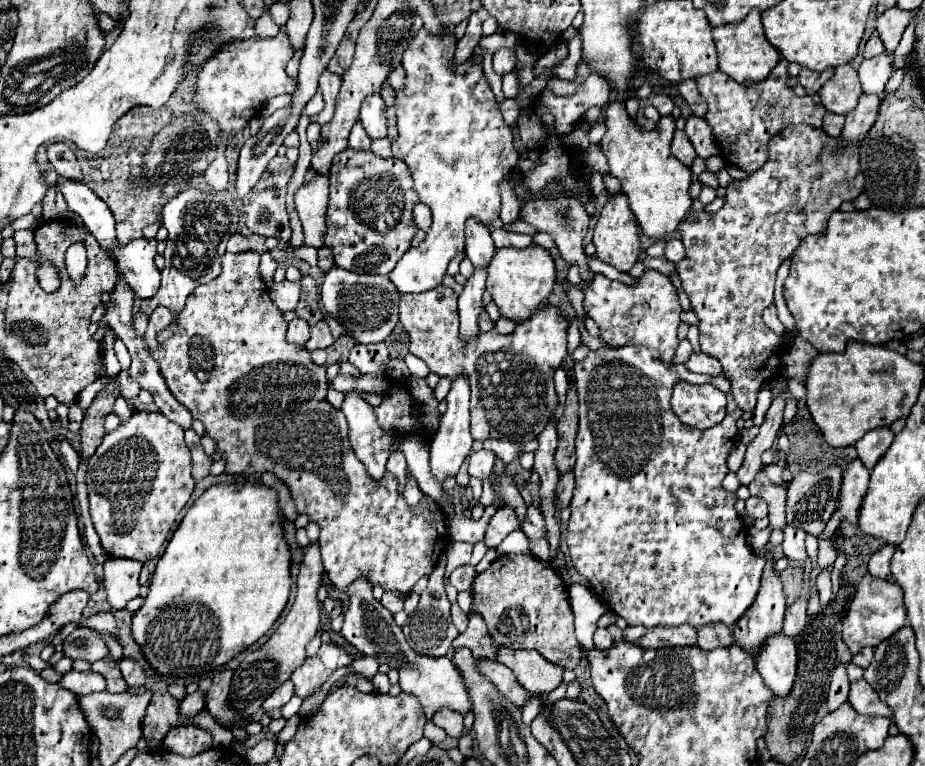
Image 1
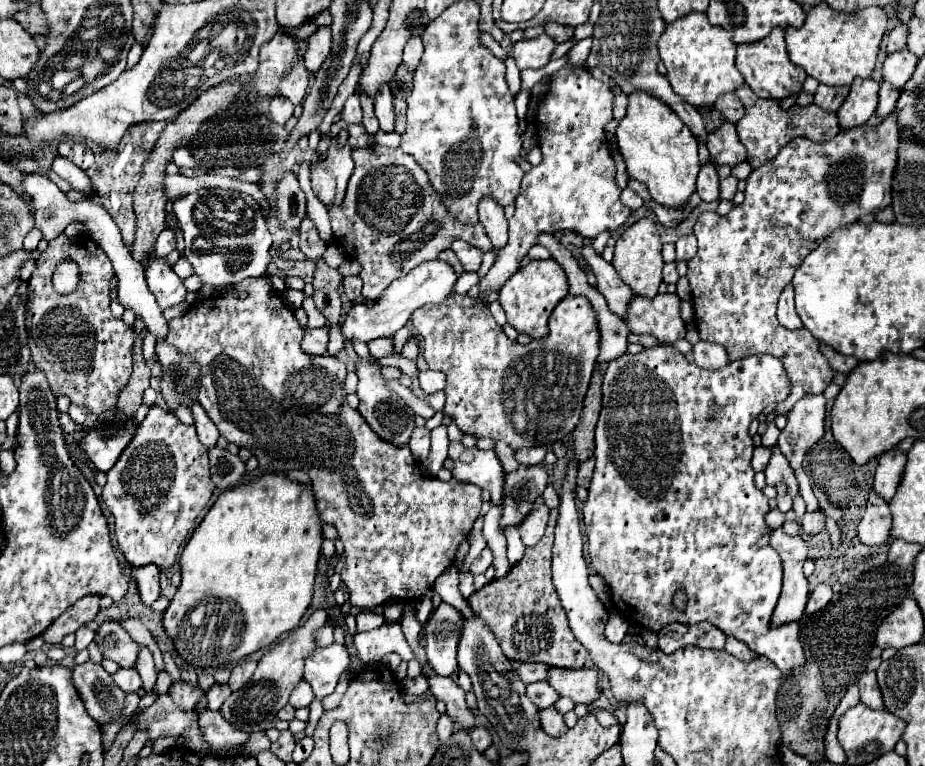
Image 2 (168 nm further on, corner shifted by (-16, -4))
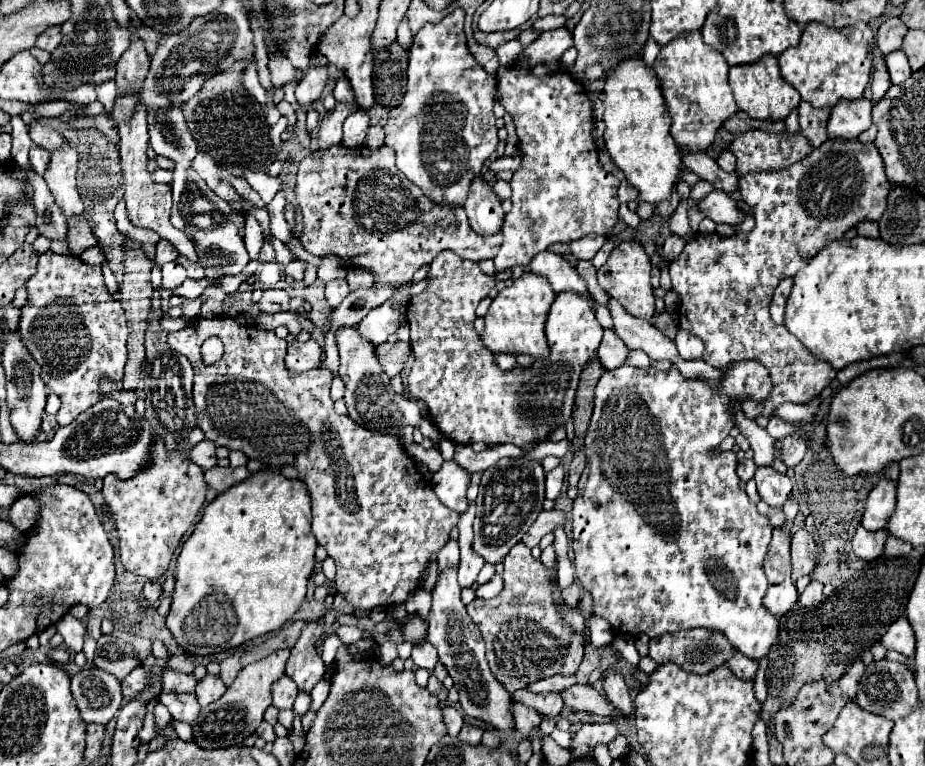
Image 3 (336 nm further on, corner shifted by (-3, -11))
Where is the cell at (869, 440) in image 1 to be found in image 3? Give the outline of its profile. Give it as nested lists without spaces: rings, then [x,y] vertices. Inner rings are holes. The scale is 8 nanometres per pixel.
[[[881,479],[881,483],[871,489],[871,493],[867,495],[865,501],[865,515],[863,515],[863,527],[871,533],[875,531],[885,531],[887,529],[887,521],[891,517],[891,513],[895,511],[895,483]]]

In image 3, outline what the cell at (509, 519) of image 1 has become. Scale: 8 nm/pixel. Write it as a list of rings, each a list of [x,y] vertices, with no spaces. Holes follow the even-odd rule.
[[[557,509],[543,511],[543,513],[539,513],[537,521],[531,525],[531,529],[527,531],[527,535],[523,537],[523,543],[531,549],[531,547],[539,545],[539,541],[543,539],[543,535],[555,531],[557,527],[565,527],[565,523],[567,523],[567,515],[563,511],[557,511]]]

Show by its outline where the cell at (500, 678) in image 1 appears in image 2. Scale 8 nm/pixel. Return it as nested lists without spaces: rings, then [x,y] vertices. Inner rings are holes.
[[[532,682],[526,686],[526,696],[540,708],[550,708],[556,700],[558,700],[558,694],[556,690],[552,690],[552,686],[548,686],[548,682]]]

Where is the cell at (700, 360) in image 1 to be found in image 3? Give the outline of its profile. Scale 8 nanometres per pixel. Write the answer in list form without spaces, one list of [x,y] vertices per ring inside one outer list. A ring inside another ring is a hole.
[[[679,329],[675,337],[675,345],[683,359],[701,359],[703,355],[703,341],[685,329]]]

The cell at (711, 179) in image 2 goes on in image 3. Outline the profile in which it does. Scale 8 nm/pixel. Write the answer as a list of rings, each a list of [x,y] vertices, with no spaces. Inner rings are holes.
[[[711,191],[697,207],[715,223],[739,225],[745,221],[745,213],[737,207],[737,201],[733,201],[727,193]]]

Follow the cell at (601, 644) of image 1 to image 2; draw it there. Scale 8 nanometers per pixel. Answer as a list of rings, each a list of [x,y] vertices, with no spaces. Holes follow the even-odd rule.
[[[612,614],[608,624],[606,624],[606,632],[604,636],[612,642],[612,644],[620,644],[626,636],[626,630],[628,630],[628,620],[618,616],[618,614]]]

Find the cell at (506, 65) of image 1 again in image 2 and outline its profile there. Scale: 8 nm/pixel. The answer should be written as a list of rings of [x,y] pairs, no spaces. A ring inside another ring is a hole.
[[[540,34],[534,40],[520,40],[512,48],[512,56],[516,60],[518,70],[526,68],[544,68],[550,60],[550,54],[554,50],[554,40],[546,34]]]

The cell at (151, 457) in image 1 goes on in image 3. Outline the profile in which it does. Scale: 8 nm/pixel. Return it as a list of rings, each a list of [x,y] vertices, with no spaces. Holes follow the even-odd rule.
[[[155,437],[153,443],[151,469],[127,481],[107,477],[103,483],[103,497],[119,533],[119,555],[123,567],[135,575],[157,581],[167,571],[183,535],[195,523],[195,517],[205,501],[205,491],[207,483],[199,465],[193,461],[183,461],[179,453],[171,453],[167,459],[163,441],[159,437]]]

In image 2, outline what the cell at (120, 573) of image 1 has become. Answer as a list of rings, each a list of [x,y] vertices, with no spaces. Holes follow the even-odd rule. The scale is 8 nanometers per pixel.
[[[146,564],[146,566],[140,566],[140,568],[132,568],[132,578],[134,578],[136,586],[138,586],[140,600],[146,606],[150,606],[160,596],[158,574],[160,574],[160,568],[154,566],[154,564]]]

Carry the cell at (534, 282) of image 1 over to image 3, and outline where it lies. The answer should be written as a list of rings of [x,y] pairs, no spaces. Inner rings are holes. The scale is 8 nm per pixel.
[[[523,273],[519,279],[513,281],[511,287],[505,287],[493,299],[489,313],[485,315],[485,329],[481,333],[483,347],[489,349],[493,355],[527,353],[531,357],[547,357],[549,343],[545,337],[545,321],[553,301],[555,301],[555,293],[547,279],[535,273]]]

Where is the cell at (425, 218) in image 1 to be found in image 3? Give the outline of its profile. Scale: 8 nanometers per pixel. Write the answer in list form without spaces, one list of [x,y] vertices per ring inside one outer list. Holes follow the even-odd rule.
[[[439,253],[439,257],[435,257],[435,261],[431,263],[427,279],[427,289],[419,295],[413,295],[407,307],[411,349],[415,355],[415,365],[409,373],[407,387],[415,397],[427,403],[429,417],[437,425],[437,429],[455,443],[481,441],[485,445],[513,443],[521,447],[533,439],[551,435],[553,429],[563,425],[571,417],[573,397],[583,365],[597,351],[603,337],[603,327],[597,323],[593,301],[575,291],[559,293],[547,319],[547,341],[551,345],[551,355],[547,359],[537,359],[531,369],[517,367],[505,373],[499,369],[495,357],[487,353],[487,349],[483,349],[483,343],[479,343],[479,335],[473,329],[475,309],[479,301],[485,299],[495,287],[495,277],[481,273],[475,261],[455,257],[455,253]]]

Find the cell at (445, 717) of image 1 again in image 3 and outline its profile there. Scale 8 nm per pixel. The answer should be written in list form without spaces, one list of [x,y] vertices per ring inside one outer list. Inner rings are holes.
[[[431,675],[431,677],[429,677],[427,689],[429,689],[437,699],[441,699],[441,701],[443,701],[443,699],[447,699],[447,689],[443,687],[443,683],[441,683],[435,675]]]

